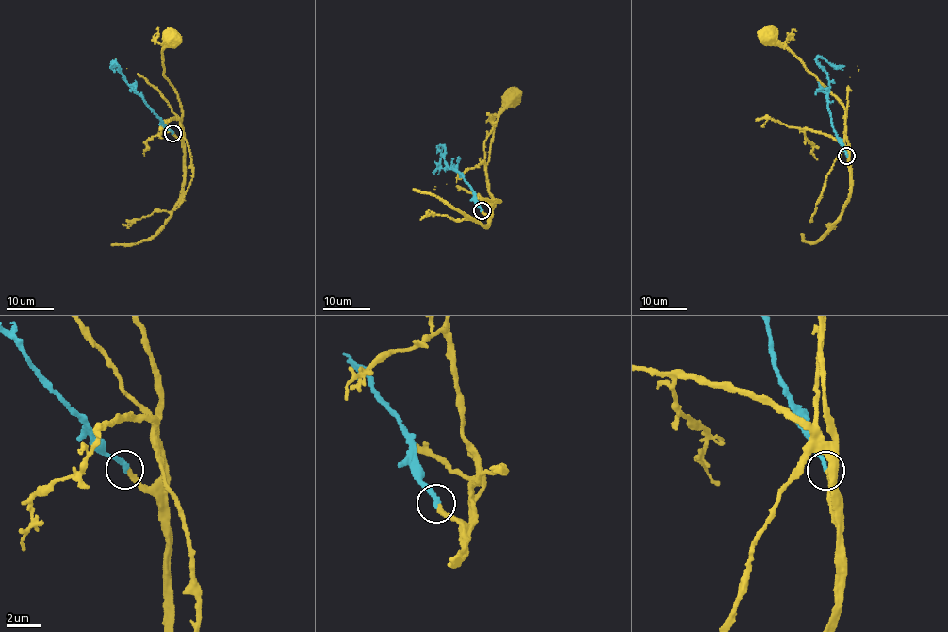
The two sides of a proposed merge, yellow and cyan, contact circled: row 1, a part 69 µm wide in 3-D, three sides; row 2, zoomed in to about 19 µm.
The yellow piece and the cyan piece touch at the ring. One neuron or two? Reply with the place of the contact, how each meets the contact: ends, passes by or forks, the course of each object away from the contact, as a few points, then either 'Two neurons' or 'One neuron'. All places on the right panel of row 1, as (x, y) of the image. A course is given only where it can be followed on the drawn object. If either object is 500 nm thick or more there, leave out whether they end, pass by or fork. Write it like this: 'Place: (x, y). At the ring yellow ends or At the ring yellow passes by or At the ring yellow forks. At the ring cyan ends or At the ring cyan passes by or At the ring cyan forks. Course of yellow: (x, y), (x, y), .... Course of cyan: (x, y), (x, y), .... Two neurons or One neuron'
Place: (846, 156). At the ring yellow ends. At the ring cyan ends. Course of yellow: (846, 156), (848, 163), (844, 110), (793, 55), (776, 41), (775, 36), (770, 35). Course of cyan: (846, 156), (828, 108), (828, 78), (817, 59), (823, 57), (831, 64), (844, 66). One neuron

